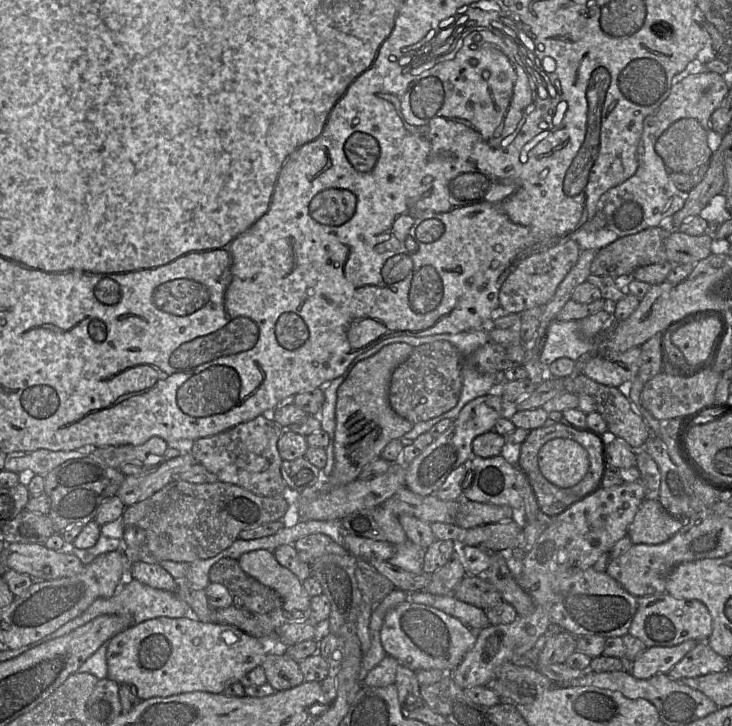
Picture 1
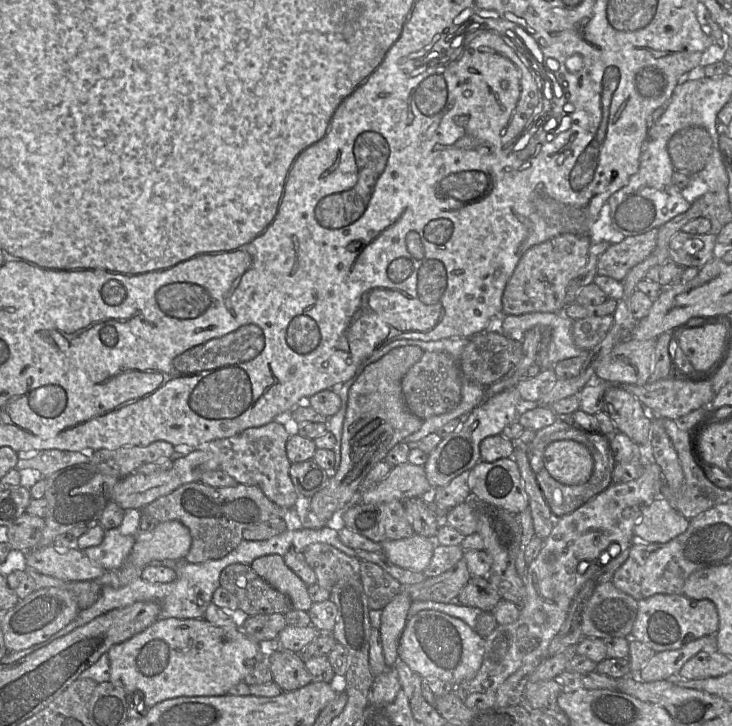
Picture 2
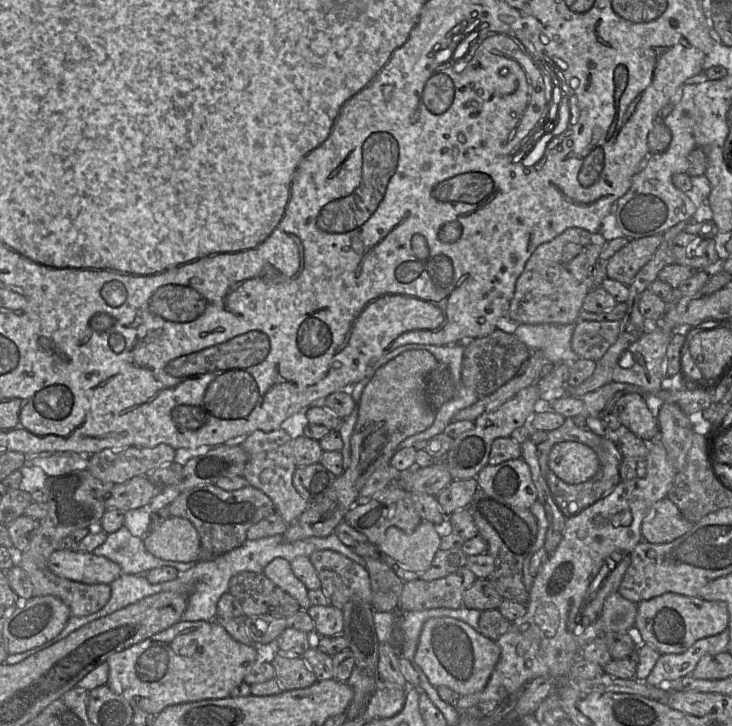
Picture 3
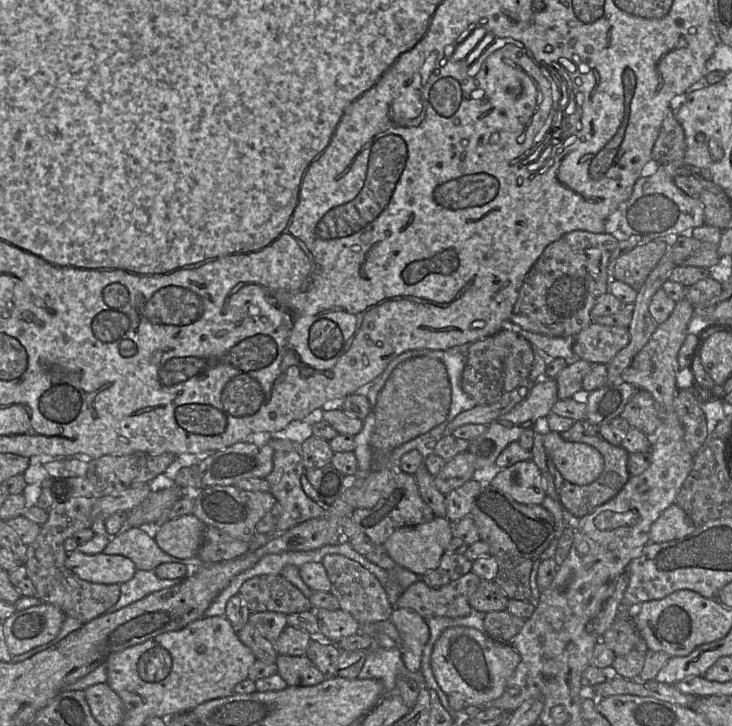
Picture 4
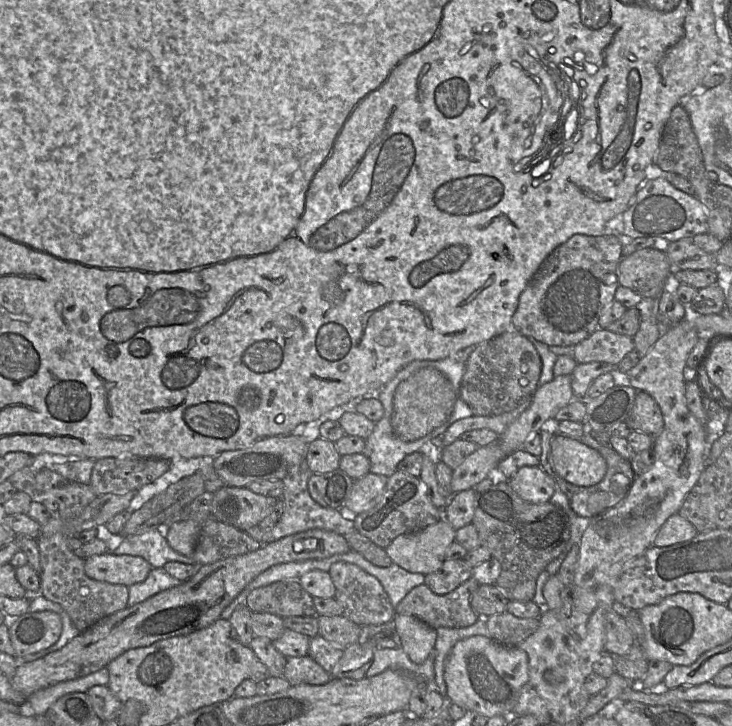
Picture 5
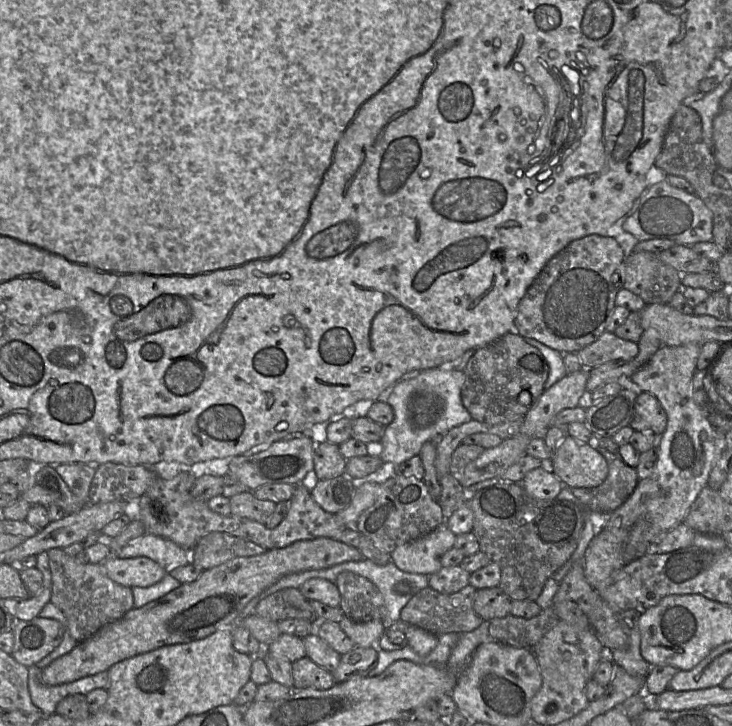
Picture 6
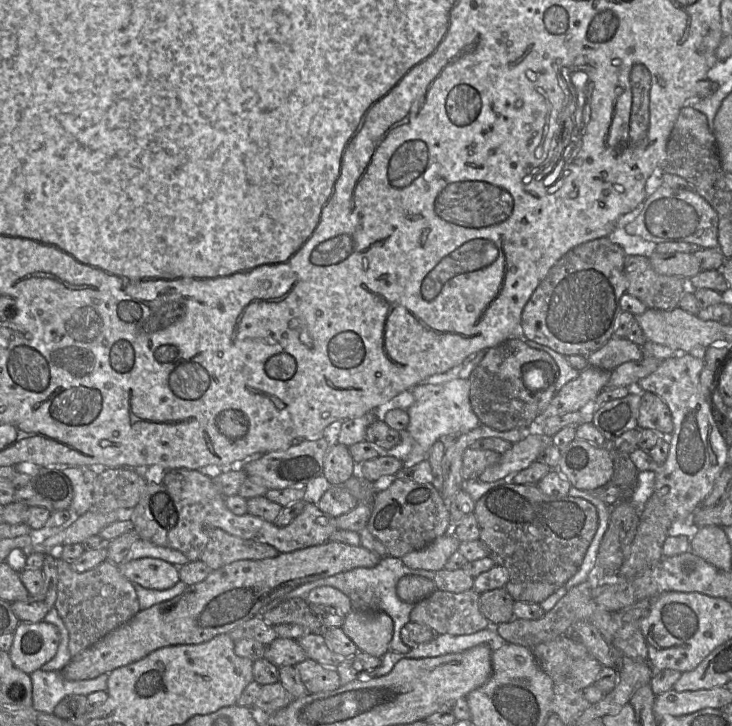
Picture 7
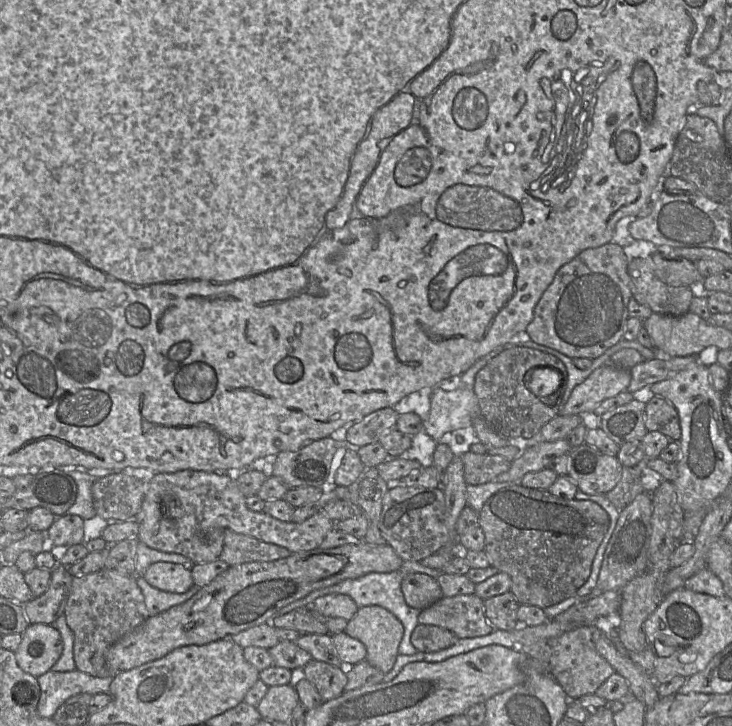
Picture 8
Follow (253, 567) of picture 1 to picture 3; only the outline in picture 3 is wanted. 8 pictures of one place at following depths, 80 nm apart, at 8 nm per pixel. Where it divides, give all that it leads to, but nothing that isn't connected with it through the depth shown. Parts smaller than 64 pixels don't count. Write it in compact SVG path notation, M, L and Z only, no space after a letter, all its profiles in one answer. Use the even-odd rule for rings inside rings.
M284 558L273 559L264 569L263 574L278 587L292 596L302 610L307 611L311 606L308 589L295 576L290 562Z

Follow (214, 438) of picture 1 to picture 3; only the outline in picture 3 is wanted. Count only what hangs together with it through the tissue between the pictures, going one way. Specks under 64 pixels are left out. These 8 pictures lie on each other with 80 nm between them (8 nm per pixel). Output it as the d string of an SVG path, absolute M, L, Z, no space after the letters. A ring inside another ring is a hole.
M279 428L271 432L254 431L237 443L248 456L242 477L249 485L265 493L285 523L292 525L311 505L293 486L293 474L297 465L293 455L292 438L284 429Z

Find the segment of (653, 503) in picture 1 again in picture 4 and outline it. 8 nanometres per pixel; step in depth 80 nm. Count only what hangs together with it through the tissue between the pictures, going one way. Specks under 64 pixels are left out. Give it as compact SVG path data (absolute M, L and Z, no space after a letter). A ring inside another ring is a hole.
M673 503L652 524L650 542L663 543L680 539L693 533L696 528L696 524L684 510Z

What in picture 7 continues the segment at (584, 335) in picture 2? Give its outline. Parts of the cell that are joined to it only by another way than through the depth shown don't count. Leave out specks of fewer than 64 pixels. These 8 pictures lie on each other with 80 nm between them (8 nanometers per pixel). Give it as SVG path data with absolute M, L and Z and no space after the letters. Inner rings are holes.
M613 336L604 346L586 356L590 366L612 371L619 365L643 358L641 346Z

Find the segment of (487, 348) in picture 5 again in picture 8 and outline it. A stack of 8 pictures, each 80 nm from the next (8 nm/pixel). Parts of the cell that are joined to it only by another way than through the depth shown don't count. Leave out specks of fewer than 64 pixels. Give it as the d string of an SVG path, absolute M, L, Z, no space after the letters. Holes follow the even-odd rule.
M523 345L504 348L494 356L475 377L474 393L480 414L491 428L514 442L528 440L536 435L550 420L560 415L559 390L552 395L537 397L525 386L525 375L530 369L553 367L567 378L567 370L555 356Z

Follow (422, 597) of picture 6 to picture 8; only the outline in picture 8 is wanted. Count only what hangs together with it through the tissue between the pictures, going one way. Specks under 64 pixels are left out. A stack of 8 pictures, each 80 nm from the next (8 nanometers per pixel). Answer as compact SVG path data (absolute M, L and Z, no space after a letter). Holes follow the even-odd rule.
M475 593L442 596L437 602L420 611L418 623L447 629L458 639L481 637L494 630L485 616L483 600Z

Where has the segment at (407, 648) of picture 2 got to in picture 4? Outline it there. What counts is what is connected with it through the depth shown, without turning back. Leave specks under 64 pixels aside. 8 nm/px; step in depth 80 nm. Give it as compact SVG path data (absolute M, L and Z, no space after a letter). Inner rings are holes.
M464 626L447 628L431 654L431 668L441 690L446 695L459 693L466 704L475 707L484 707L503 694L520 661L520 654L510 644L497 642L485 632Z

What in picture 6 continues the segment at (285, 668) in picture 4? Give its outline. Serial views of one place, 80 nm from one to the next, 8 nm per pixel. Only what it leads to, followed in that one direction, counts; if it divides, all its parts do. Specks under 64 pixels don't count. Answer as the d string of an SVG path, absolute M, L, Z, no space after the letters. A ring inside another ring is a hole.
M308 657L292 662L291 665L295 689L327 690L336 683L332 672L318 666Z

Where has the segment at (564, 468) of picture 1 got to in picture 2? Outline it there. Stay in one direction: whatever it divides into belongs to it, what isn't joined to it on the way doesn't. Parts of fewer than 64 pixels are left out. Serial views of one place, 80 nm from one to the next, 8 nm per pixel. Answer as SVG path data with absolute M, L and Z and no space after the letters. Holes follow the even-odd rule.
M572 440L552 442L544 452L544 463L551 476L565 485L586 483L594 467L588 448Z

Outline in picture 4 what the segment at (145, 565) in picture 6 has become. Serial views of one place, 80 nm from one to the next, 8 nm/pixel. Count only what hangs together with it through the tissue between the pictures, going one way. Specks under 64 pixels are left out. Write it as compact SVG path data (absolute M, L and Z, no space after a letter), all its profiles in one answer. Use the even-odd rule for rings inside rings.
M68 553L66 567L82 580L99 584L122 584L133 578L137 569L132 560L121 555Z

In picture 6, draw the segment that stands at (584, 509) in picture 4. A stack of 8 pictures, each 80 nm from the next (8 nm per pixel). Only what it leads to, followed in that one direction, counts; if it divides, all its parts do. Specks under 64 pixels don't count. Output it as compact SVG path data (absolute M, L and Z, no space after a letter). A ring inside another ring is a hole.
M595 447L608 463L608 476L597 487L570 488L577 501L589 511L611 513L618 509L634 492L638 482L637 469L626 464L619 454Z

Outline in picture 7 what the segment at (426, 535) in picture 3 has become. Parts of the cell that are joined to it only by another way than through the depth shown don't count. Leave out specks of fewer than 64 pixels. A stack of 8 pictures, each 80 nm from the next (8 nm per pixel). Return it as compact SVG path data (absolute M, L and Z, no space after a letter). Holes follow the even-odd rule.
M452 531L438 537L421 550L404 555L402 562L412 569L440 571L459 548L460 541Z

